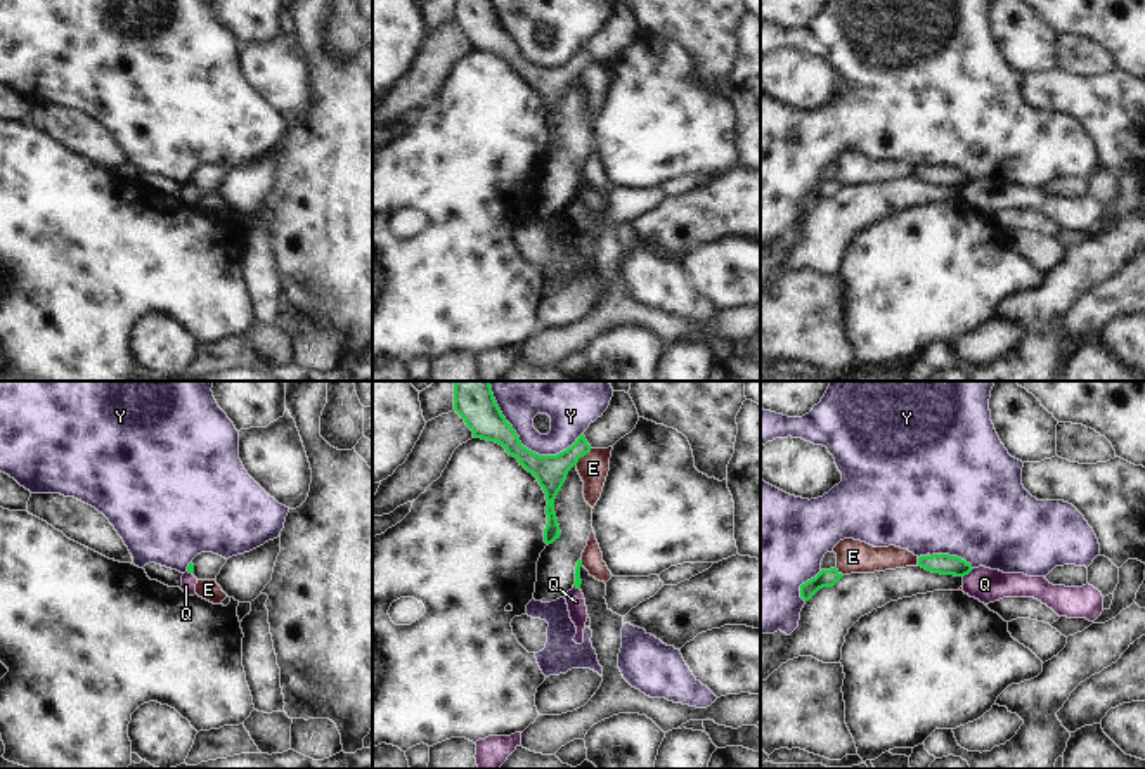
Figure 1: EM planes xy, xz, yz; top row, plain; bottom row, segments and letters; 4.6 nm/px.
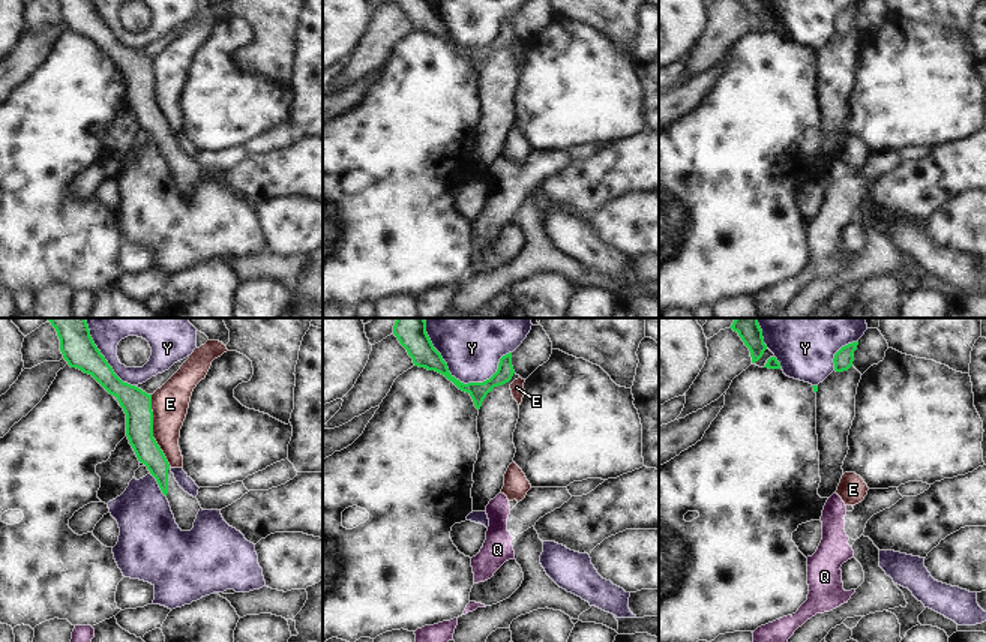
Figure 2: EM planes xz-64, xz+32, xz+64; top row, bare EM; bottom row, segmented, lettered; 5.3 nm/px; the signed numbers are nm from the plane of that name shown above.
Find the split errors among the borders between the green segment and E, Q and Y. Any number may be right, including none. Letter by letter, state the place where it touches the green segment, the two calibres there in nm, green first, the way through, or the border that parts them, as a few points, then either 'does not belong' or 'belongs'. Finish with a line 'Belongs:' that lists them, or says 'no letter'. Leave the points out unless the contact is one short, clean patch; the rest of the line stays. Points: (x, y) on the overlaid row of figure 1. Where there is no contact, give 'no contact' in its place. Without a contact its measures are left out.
E: meets green in xz at (582, 456); 150 nm thick on the green side, 140 nm on the other; does not belong
Q: meets green in yz at (969, 572); 100 nm thick on the green side, 160 nm on the other; border along yz (974, 568), (963, 577); does not belong
Y: meets green in xz at (520, 442); 170 nm thick on the green side, 280 nm on the other; does not belong
Belongs: no letter

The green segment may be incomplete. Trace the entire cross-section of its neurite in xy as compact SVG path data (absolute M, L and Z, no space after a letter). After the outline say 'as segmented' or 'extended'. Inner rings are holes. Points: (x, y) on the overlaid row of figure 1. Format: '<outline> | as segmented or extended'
M201 553L189 563L187 572L197 580L215 580L225 563L218 554Z | extended

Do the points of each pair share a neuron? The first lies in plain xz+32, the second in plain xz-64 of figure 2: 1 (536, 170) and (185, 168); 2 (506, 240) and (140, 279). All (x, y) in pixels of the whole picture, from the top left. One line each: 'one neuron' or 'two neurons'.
1: two neurons
2: two neurons

